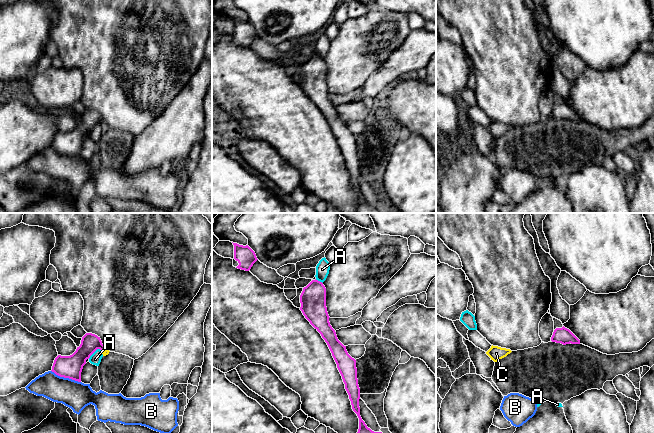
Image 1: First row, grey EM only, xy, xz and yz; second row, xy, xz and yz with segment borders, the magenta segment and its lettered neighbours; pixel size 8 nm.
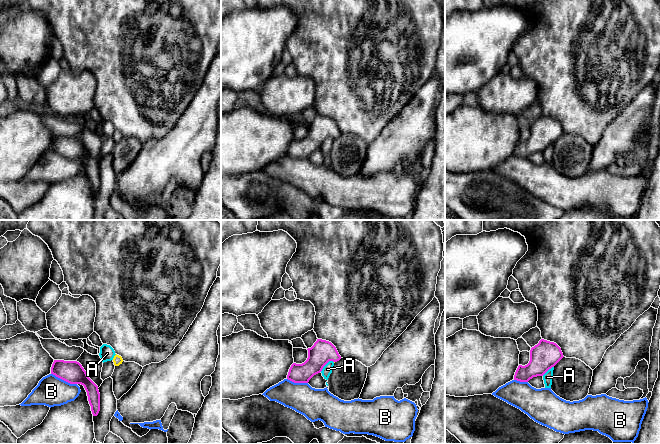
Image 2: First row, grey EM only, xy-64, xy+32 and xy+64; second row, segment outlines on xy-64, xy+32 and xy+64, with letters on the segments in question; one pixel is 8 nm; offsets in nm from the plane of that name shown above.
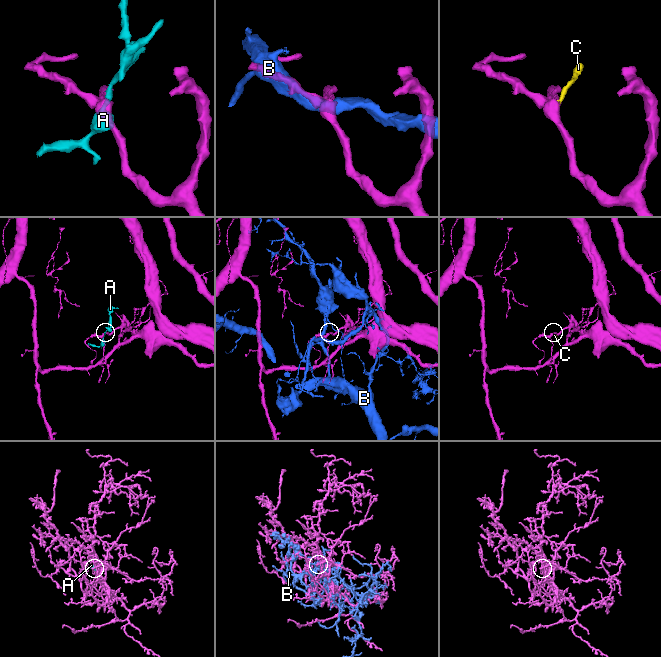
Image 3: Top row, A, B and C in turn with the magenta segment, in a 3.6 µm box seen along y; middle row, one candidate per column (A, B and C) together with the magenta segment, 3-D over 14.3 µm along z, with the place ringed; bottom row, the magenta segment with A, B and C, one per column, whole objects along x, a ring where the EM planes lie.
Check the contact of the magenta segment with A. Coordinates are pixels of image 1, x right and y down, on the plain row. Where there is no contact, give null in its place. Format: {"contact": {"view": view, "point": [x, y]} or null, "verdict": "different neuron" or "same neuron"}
{"contact": {"view": "xy", "point": [94, 127]}, "verdict": "different neuron"}

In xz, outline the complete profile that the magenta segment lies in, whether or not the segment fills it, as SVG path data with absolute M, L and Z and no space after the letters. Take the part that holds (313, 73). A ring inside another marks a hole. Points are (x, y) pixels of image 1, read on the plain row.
M312 56L300 71L300 86L310 100L321 110L327 119L337 144L342 152L345 165L349 171L352 185L359 194L358 213L389 213L382 208L374 208L367 203L360 192L360 164L357 155L356 136L352 134L337 114L335 106L329 98L326 83L326 64L322 58Z

